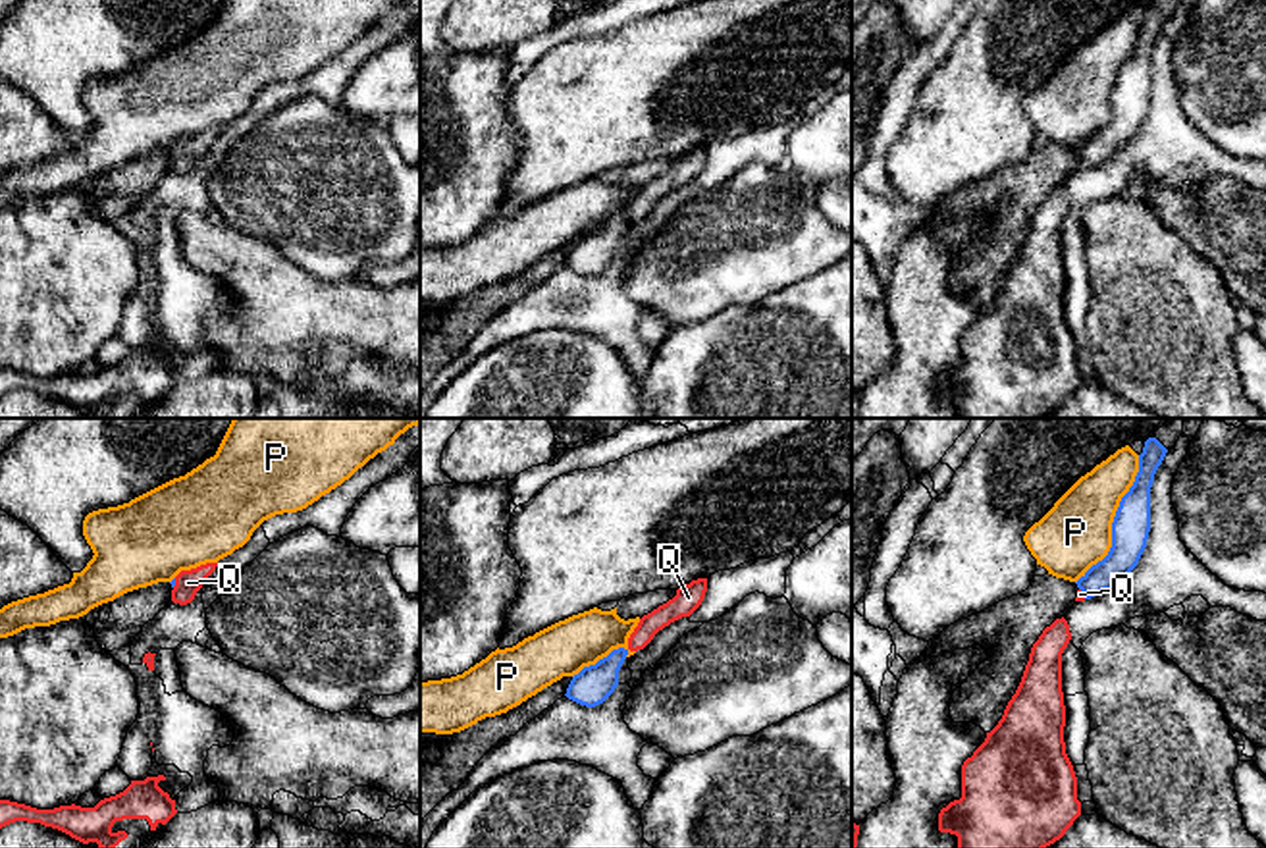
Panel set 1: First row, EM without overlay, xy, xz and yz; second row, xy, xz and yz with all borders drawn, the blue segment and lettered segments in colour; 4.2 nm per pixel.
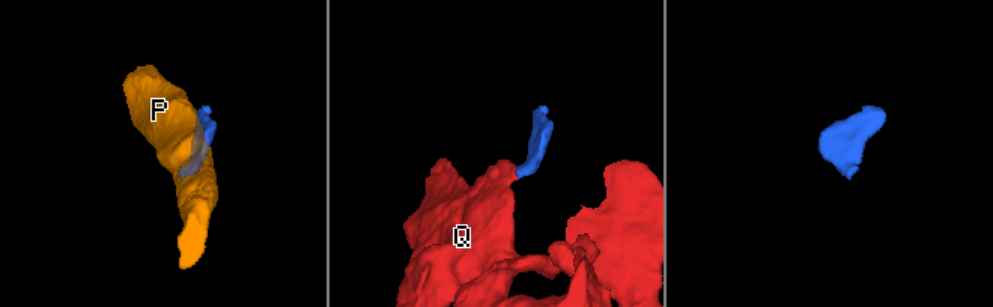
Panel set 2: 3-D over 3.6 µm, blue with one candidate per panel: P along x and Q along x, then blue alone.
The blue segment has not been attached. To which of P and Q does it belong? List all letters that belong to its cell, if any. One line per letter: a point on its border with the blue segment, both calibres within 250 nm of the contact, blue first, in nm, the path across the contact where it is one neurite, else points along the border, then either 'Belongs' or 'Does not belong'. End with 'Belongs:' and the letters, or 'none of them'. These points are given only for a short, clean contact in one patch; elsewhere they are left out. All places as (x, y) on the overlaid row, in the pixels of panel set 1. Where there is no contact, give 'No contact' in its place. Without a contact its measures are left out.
P: Touches blue at yz (1114, 521). Thickness 160 nm (blue) against 300 nm. Does not belong
Q: Touches blue at yz (1083, 592). Thickness 130 nm (blue) against 30 nm. Path across: yz (1126, 550), (1083, 592), (1080, 594). Belongs
Belongs: Q

